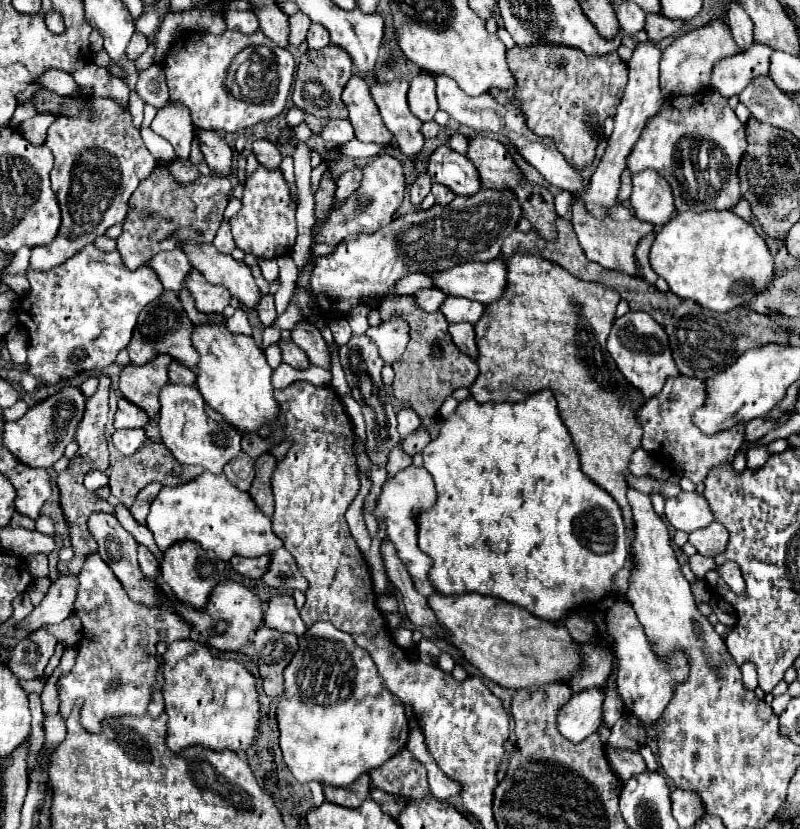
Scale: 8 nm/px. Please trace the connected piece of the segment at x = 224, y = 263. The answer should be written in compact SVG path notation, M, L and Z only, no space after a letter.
M189 240L183 246L193 268L197 268L211 284L225 286L233 298L245 308L255 310L261 300L261 290L251 274L251 268L243 260L235 260L231 254L221 254L213 244L197 244Z

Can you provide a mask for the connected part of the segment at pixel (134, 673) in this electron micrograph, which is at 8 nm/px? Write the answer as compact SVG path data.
M139 546L139 566L141 566L141 572L147 578L151 578L157 586L157 602L151 606L135 604L127 596L127 592L123 592L123 586L119 584L117 576L111 572L107 562L99 554L89 556L85 566L79 572L79 594L75 600L75 616L83 624L83 630L81 630L83 634L81 634L81 640L77 642L75 666L71 668L71 672L67 672L59 678L57 688L59 688L59 698L61 698L59 714L63 716L63 720L67 720L67 716L75 708L75 702L81 700L79 724L89 732L101 732L103 722L107 722L109 718L121 718L127 714L143 716L147 712L149 702L151 702L153 686L157 684L157 666L159 666L157 664L157 642L163 640L163 642L171 644L173 640L189 638L189 632L191 632L189 624L183 622L177 616L177 612L171 608L171 604L169 604L171 598L161 590L161 586L159 586L159 562L155 560L155 556L151 554L151 550L147 546Z

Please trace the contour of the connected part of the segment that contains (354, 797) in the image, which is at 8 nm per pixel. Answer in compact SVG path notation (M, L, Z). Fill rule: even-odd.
M363 774L359 776L359 780L347 788L335 788L335 786L323 786L325 792L325 800L345 806L345 808L359 808L359 804L363 804L363 800L369 798L371 794L371 776Z

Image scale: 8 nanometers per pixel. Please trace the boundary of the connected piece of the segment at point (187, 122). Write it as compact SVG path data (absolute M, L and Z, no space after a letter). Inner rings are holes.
M169 100L163 108L159 108L155 120L151 122L151 130L171 142L181 160L189 158L189 148L193 142L193 124L183 104L171 104Z

